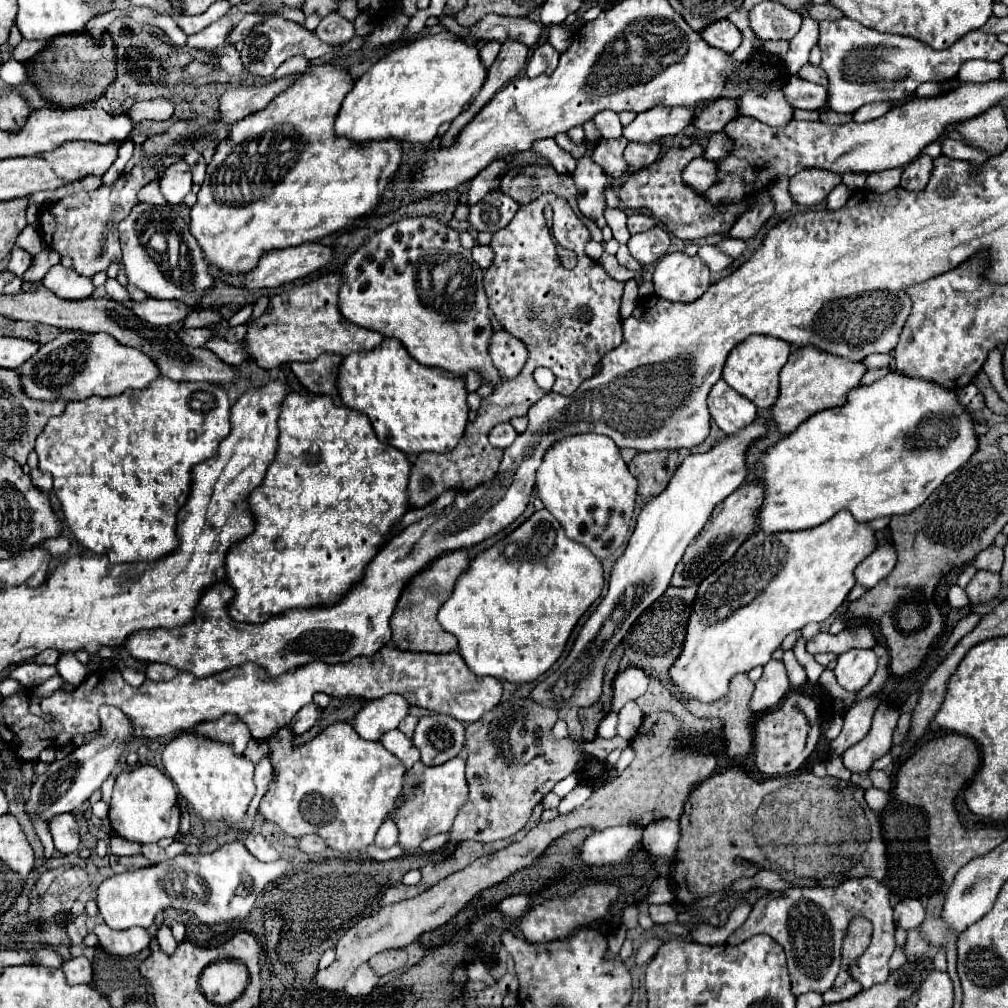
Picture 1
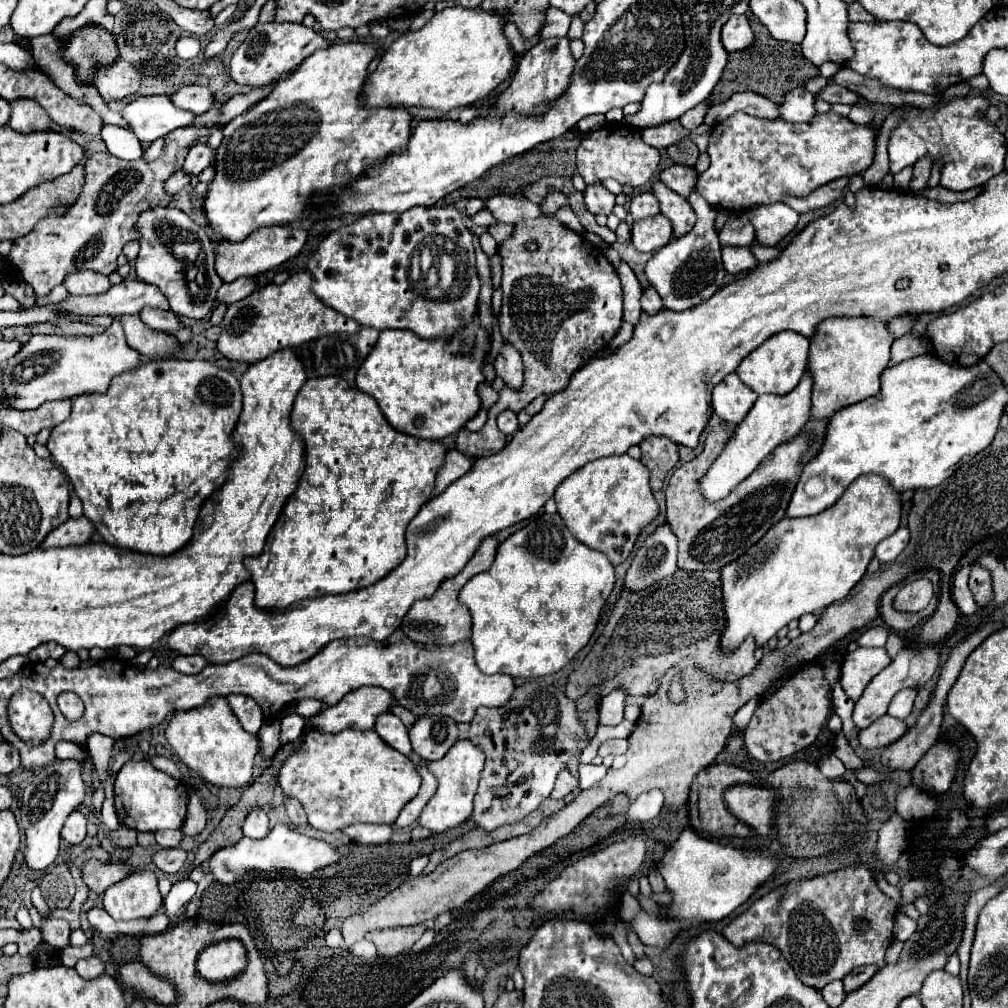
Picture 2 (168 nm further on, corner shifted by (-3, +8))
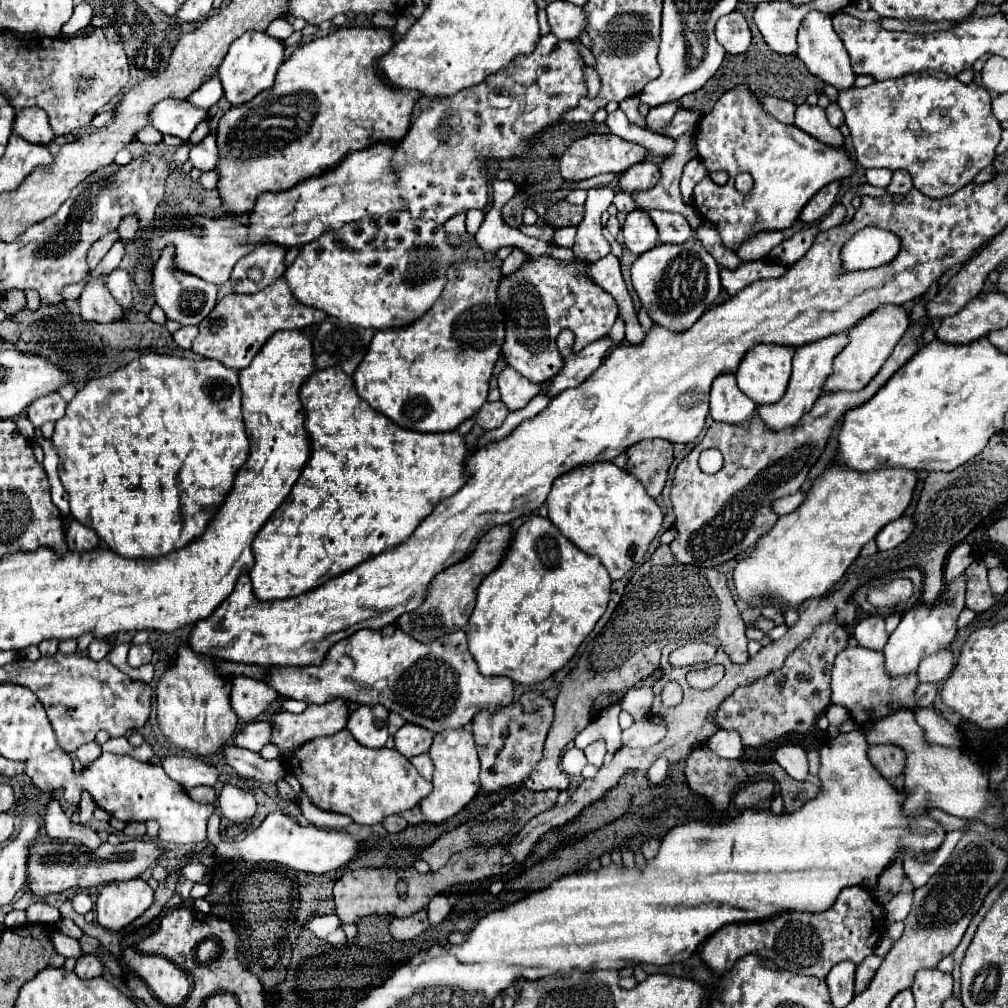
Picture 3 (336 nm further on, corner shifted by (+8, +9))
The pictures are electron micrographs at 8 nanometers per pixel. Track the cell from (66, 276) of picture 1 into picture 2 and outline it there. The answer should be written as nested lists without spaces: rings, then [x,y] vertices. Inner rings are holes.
[[[77,271],[71,273],[63,285],[67,287],[67,291],[71,295],[97,295],[97,293],[105,293],[111,289],[111,283],[107,279],[107,275],[101,273],[93,273],[93,271]]]

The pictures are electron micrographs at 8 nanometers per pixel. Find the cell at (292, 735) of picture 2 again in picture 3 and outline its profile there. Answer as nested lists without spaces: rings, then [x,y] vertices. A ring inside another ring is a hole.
[[[266,720],[250,722],[250,724],[244,726],[242,732],[238,732],[234,736],[234,744],[242,746],[242,748],[248,748],[248,750],[254,750],[254,752],[260,752],[266,744],[270,744],[272,732],[274,732],[274,728]]]

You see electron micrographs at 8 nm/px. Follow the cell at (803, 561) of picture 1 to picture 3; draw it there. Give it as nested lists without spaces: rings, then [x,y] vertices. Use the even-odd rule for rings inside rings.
[[[828,468],[828,470],[824,470],[824,472],[814,480],[812,490],[810,490],[810,494],[806,496],[804,504],[802,504],[798,510],[794,510],[792,514],[780,516],[778,522],[774,524],[774,528],[772,528],[770,532],[766,532],[764,536],[760,536],[760,540],[758,540],[758,544],[754,546],[754,550],[750,552],[750,556],[746,556],[744,560],[740,560],[740,562],[736,564],[736,568],[734,568],[734,572],[732,572],[732,578],[734,578],[734,590],[736,590],[736,594],[738,594],[738,598],[740,598],[748,608],[768,608],[768,606],[770,606],[770,608],[776,608],[776,610],[782,612],[784,608],[800,608],[800,606],[802,606],[806,600],[810,600],[810,598],[820,598],[820,596],[824,596],[828,590],[834,588],[834,584],[836,584],[838,580],[842,580],[842,576],[846,574],[846,570],[850,568],[850,564],[858,558],[862,546],[868,544],[870,540],[874,540],[876,534],[880,532],[880,528],[884,528],[888,522],[892,522],[892,520],[896,520],[898,516],[902,516],[902,512],[908,508],[908,504],[910,504],[910,500],[912,500],[912,490],[914,490],[914,486],[916,486],[916,472],[906,472],[906,470],[898,470],[898,468],[882,468],[882,470],[878,470],[878,472],[874,472],[874,470],[870,470],[870,472],[856,472],[856,470],[844,470],[844,468]]]

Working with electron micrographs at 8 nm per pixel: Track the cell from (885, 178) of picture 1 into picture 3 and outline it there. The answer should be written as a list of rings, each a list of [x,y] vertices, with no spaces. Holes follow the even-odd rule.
[[[920,72],[918,76],[902,76],[902,80],[884,80],[866,88],[848,88],[840,90],[836,98],[852,134],[856,160],[864,168],[908,170],[912,174],[914,188],[930,198],[942,198],[958,192],[970,184],[980,170],[994,164],[1002,126],[994,118],[990,102],[986,88],[962,84],[952,76],[942,76],[942,72]]]

